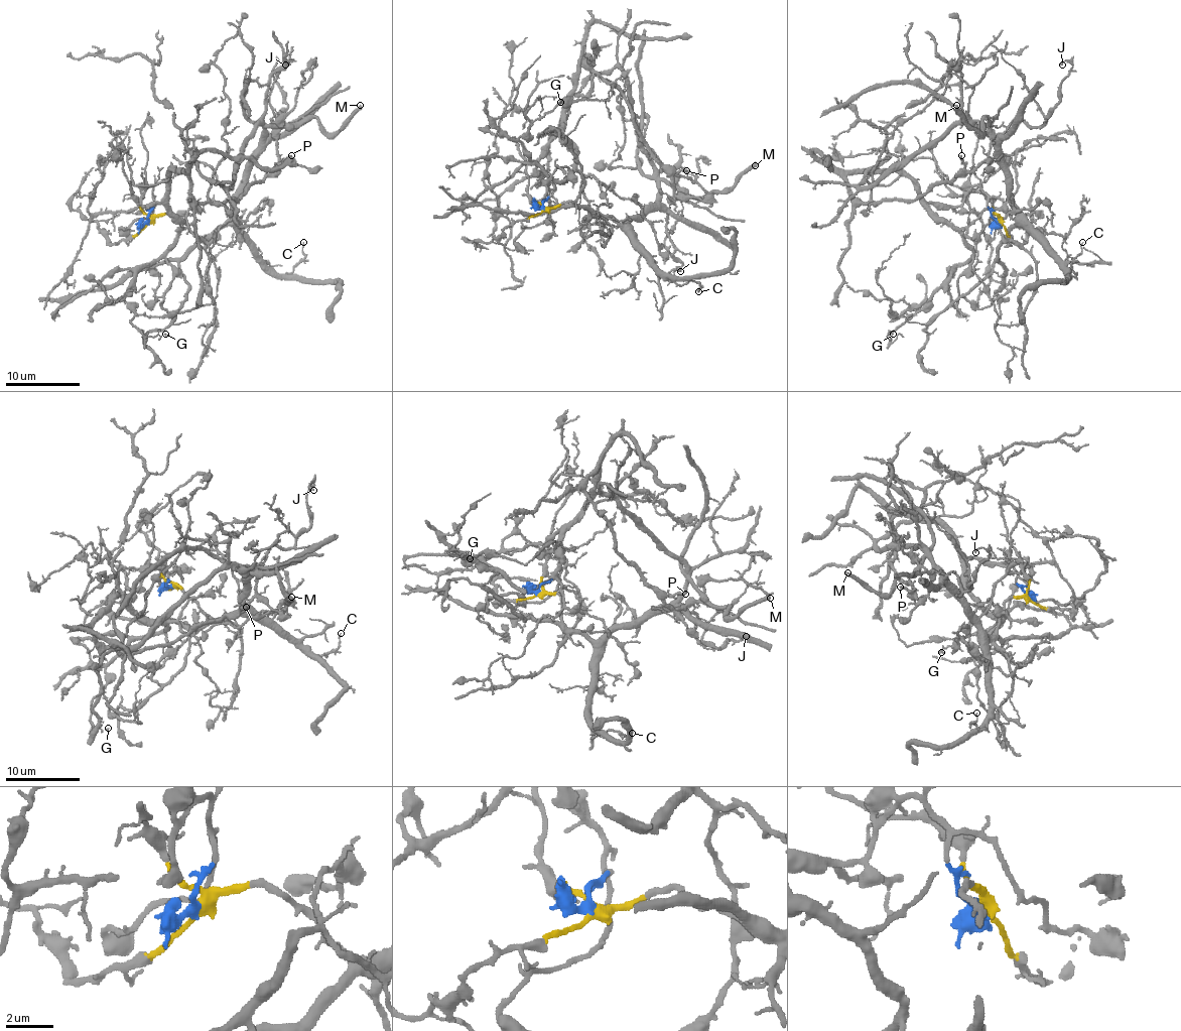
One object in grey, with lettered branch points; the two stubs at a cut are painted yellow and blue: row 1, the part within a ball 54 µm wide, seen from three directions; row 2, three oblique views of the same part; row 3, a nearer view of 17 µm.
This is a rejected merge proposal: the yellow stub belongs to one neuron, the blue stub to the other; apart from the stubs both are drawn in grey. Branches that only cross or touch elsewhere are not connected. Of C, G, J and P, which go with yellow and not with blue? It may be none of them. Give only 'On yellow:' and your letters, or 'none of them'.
On yellow: C, J

